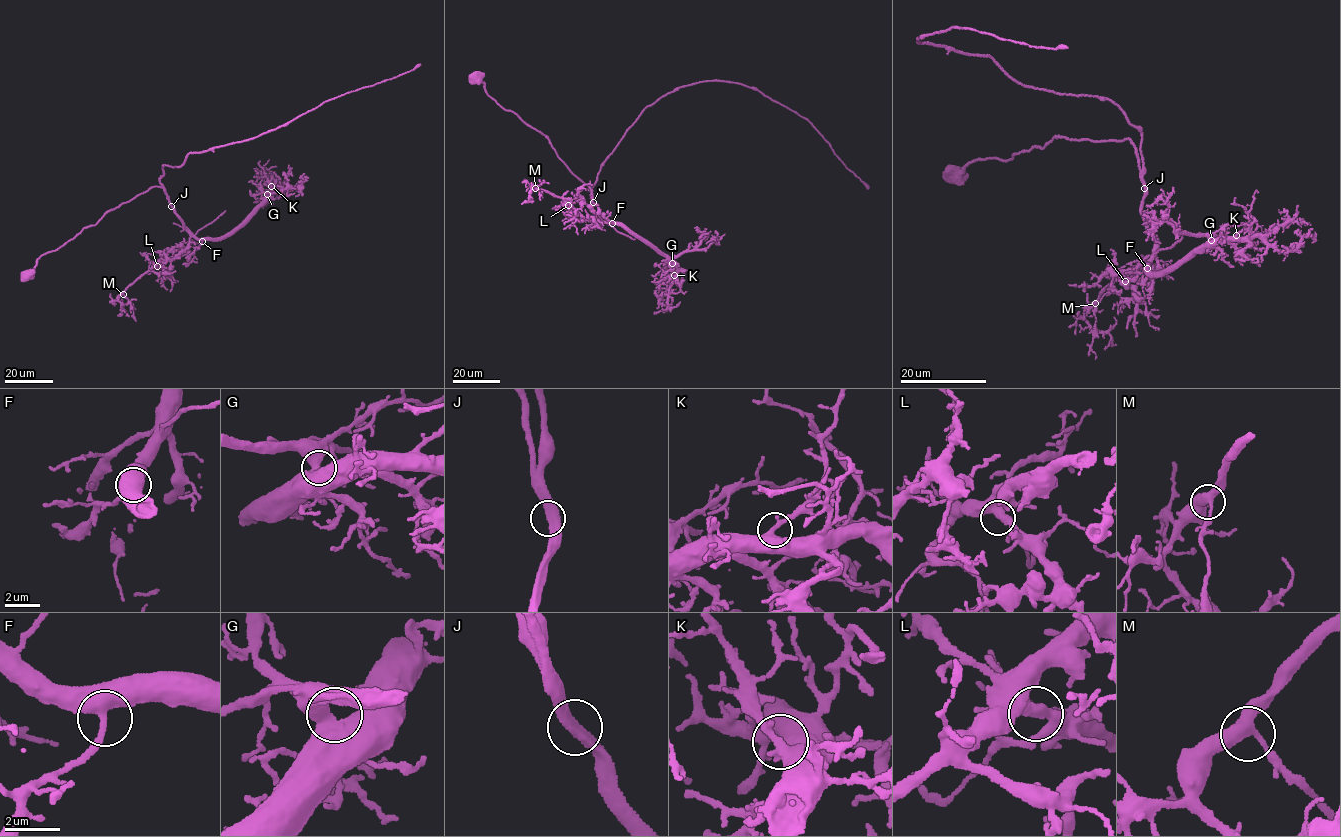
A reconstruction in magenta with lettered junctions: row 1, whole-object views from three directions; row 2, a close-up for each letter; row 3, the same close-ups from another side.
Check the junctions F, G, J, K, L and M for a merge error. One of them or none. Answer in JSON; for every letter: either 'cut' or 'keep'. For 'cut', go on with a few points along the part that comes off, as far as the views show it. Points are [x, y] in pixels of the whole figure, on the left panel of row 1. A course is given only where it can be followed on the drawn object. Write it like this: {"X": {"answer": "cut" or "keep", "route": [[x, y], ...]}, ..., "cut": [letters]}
{"F": {"answer": "keep"}, "G": {"answer": "keep"}, "J": {"answer": "keep"}, "K": {"answer": "keep"}, "L": {"answer": "keep"}, "M": {"answer": "keep"}, "cut": []}

